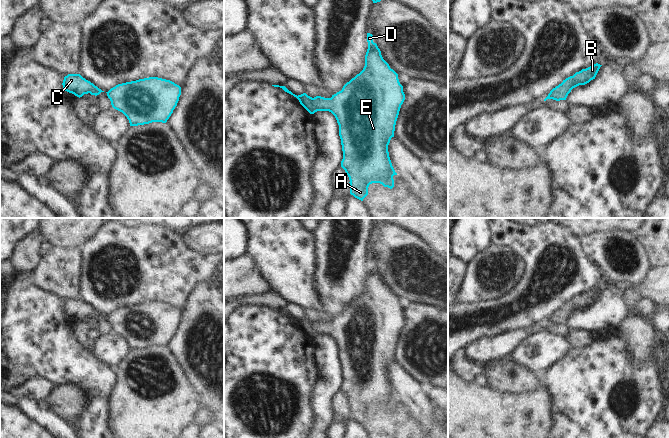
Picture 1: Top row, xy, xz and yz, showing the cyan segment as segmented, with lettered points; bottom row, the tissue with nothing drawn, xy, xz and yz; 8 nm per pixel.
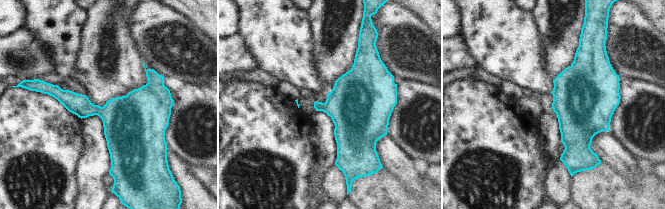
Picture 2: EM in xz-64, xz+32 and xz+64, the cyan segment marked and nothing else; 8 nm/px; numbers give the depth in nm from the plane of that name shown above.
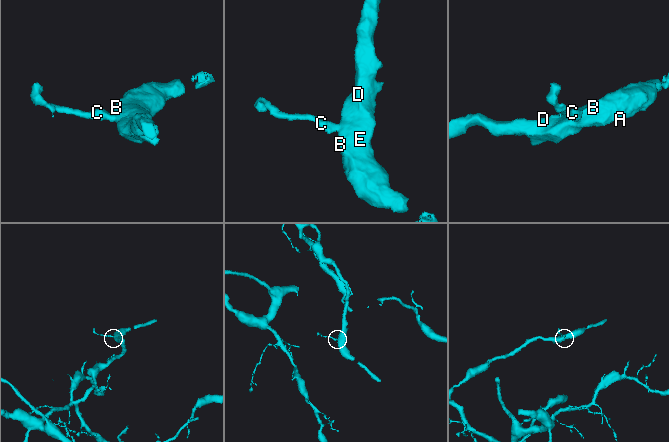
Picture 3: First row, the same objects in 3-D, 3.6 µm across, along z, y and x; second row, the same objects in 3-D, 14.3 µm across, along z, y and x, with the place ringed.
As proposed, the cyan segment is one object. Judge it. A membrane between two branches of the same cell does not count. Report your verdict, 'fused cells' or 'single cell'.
single cell

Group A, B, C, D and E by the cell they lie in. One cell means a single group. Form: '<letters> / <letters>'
A B C D E

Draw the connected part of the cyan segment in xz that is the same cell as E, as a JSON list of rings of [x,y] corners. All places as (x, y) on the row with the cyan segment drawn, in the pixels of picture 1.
[[[367,33],[368,49],[363,70],[331,98],[321,96],[312,98],[306,93],[297,96],[285,86],[272,85],[296,97],[310,114],[317,111],[329,111],[335,116],[339,125],[343,151],[341,167],[349,177],[350,194],[361,201],[368,195],[368,187],[372,183],[380,183],[390,189],[394,187],[393,176],[397,173],[389,157],[388,145],[394,137],[396,121],[405,100],[398,74],[383,59],[373,39],[373,35]]]

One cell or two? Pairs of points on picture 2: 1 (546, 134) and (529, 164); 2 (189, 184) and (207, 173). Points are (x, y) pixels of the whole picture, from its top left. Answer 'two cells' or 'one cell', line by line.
1: two cells
2: two cells

